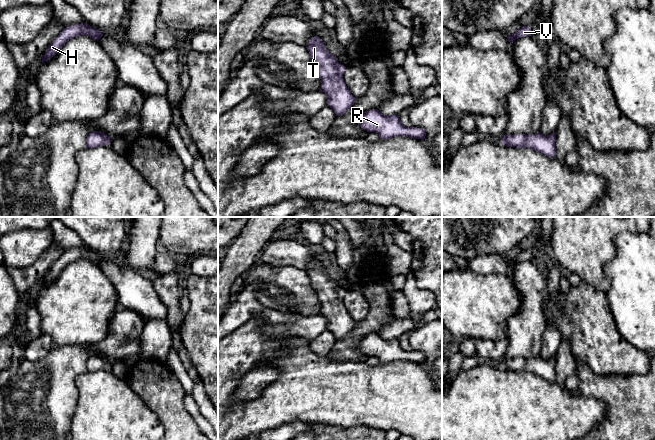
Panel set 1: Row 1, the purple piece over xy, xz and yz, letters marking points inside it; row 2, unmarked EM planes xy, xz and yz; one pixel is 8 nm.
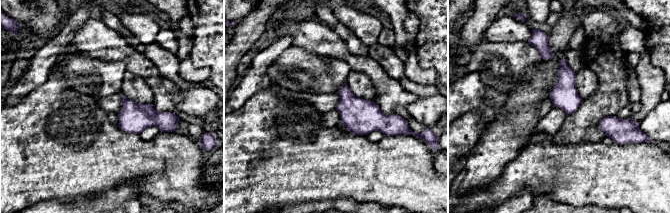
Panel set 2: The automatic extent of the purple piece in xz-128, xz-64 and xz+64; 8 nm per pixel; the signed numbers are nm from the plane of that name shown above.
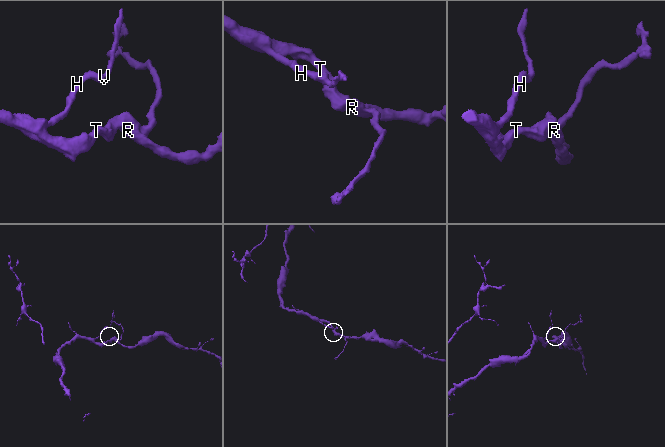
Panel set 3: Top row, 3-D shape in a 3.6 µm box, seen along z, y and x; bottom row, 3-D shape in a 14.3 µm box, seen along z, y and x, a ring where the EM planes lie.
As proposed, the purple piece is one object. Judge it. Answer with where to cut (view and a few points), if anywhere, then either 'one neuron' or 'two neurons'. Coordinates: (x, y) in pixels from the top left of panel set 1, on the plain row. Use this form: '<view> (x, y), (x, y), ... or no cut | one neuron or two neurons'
no cut | one neuron

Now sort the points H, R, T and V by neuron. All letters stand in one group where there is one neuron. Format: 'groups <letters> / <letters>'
groups H R T V

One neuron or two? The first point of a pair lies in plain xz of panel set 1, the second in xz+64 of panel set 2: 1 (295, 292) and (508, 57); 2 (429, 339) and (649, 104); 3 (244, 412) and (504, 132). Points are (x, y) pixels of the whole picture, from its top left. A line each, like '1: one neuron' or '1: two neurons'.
1: one neuron
2: two neurons
3: two neurons

